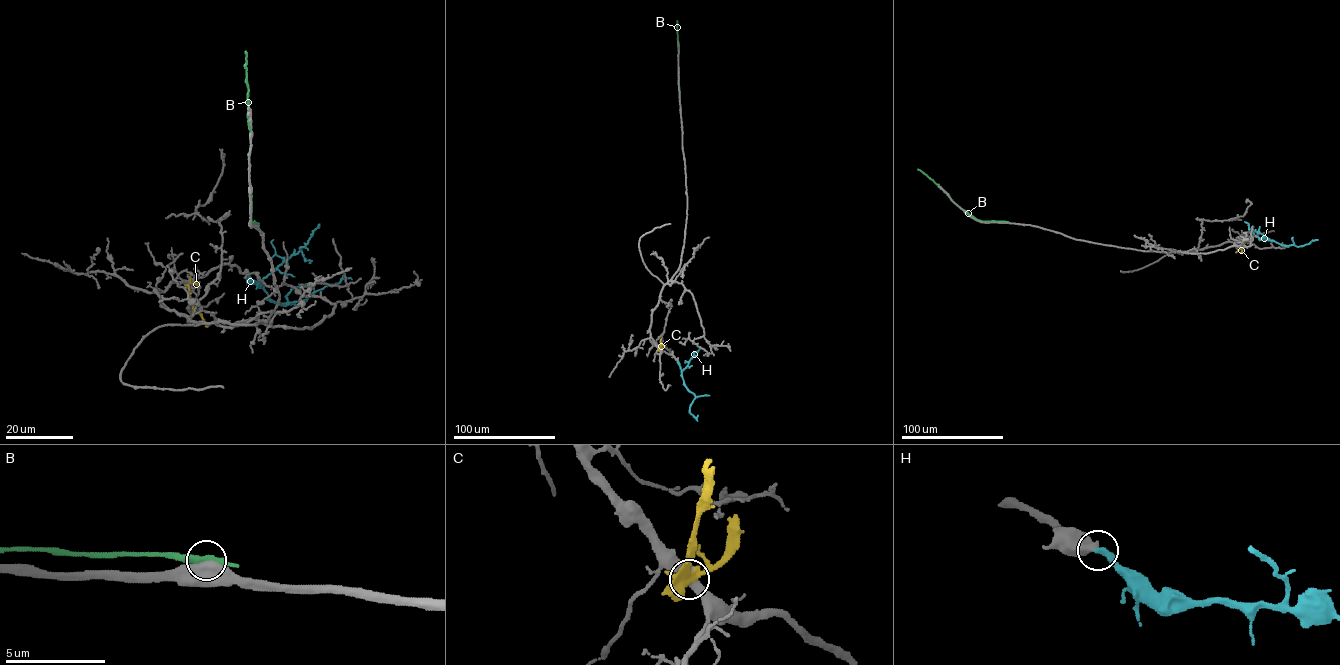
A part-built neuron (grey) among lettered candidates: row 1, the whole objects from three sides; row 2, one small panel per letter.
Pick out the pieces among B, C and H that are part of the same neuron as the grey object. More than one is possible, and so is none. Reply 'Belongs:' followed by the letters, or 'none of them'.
Belongs: H

